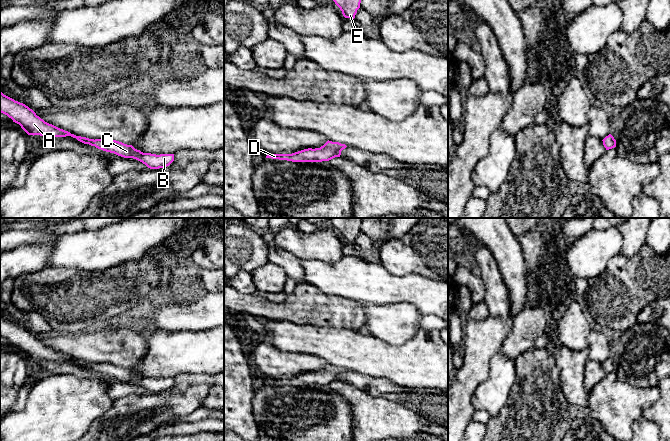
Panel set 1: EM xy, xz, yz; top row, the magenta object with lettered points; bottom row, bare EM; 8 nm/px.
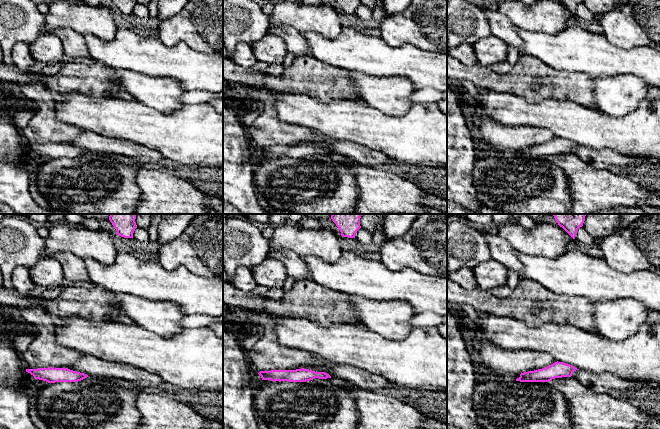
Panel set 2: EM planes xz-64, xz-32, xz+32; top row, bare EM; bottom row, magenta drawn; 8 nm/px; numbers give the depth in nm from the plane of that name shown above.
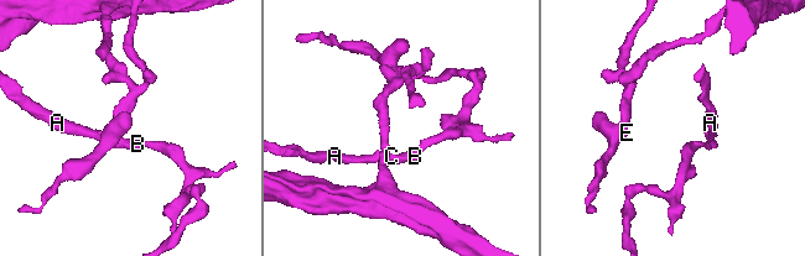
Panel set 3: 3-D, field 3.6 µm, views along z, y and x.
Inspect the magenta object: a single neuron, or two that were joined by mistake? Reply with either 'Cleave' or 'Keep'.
Cleave

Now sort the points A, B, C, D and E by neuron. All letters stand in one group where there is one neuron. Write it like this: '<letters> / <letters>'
A D E / B C

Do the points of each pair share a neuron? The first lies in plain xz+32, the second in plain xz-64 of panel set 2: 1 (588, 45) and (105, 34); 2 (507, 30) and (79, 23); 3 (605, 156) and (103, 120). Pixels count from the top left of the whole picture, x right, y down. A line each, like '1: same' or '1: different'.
1: different
2: different
3: different

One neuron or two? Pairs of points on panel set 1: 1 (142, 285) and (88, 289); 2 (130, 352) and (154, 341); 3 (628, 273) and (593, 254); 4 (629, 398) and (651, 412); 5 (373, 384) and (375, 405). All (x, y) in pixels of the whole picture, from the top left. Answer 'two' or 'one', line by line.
1: one
2: two
3: two
4: two
5: two

